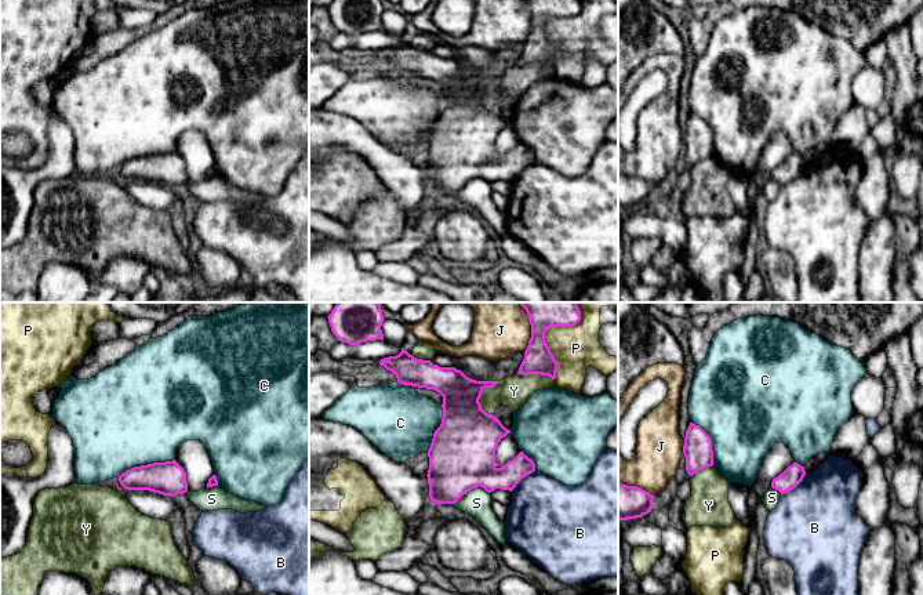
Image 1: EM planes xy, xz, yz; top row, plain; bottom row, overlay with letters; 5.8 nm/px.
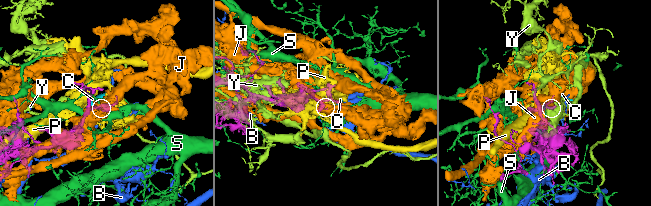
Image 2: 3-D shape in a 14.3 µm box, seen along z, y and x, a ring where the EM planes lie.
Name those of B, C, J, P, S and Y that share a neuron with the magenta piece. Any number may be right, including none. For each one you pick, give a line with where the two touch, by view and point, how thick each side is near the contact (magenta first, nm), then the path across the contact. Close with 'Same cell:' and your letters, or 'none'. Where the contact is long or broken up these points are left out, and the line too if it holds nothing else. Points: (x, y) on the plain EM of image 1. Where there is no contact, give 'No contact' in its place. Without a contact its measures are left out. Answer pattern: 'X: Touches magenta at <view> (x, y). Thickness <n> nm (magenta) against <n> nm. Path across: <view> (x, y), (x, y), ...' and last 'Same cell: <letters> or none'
Same cell: none

